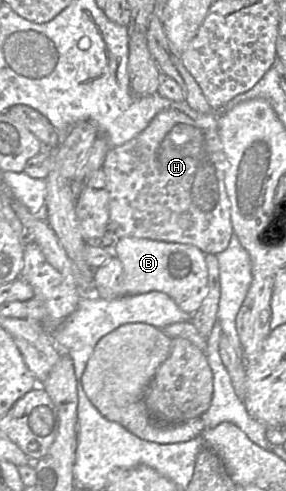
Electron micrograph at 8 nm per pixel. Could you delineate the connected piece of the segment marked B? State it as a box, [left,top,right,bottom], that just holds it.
[113,237,208,314]

